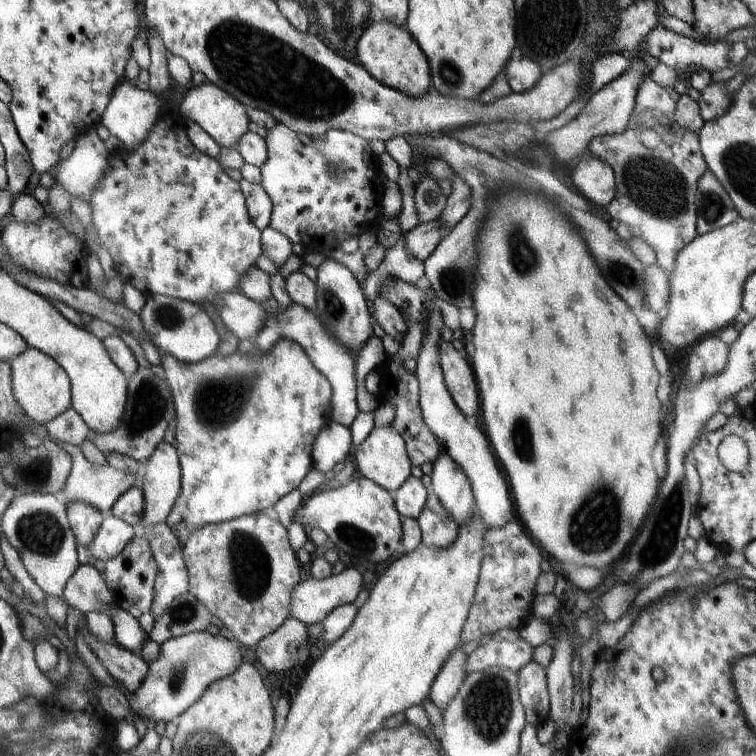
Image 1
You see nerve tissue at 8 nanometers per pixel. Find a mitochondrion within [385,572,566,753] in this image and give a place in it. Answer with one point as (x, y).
(489, 708)

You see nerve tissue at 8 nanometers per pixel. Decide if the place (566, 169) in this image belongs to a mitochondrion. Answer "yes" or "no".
no

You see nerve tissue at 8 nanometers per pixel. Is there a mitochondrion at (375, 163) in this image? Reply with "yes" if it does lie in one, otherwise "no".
no

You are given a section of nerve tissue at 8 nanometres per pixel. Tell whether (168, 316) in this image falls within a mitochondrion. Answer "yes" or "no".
yes

